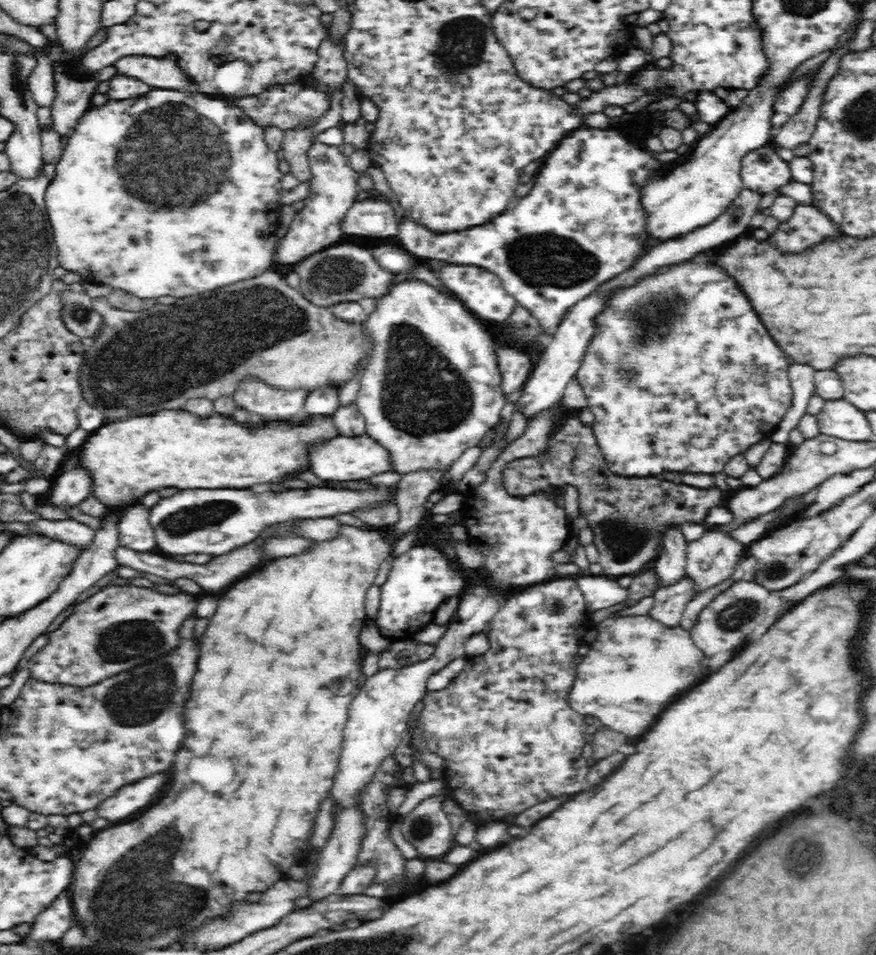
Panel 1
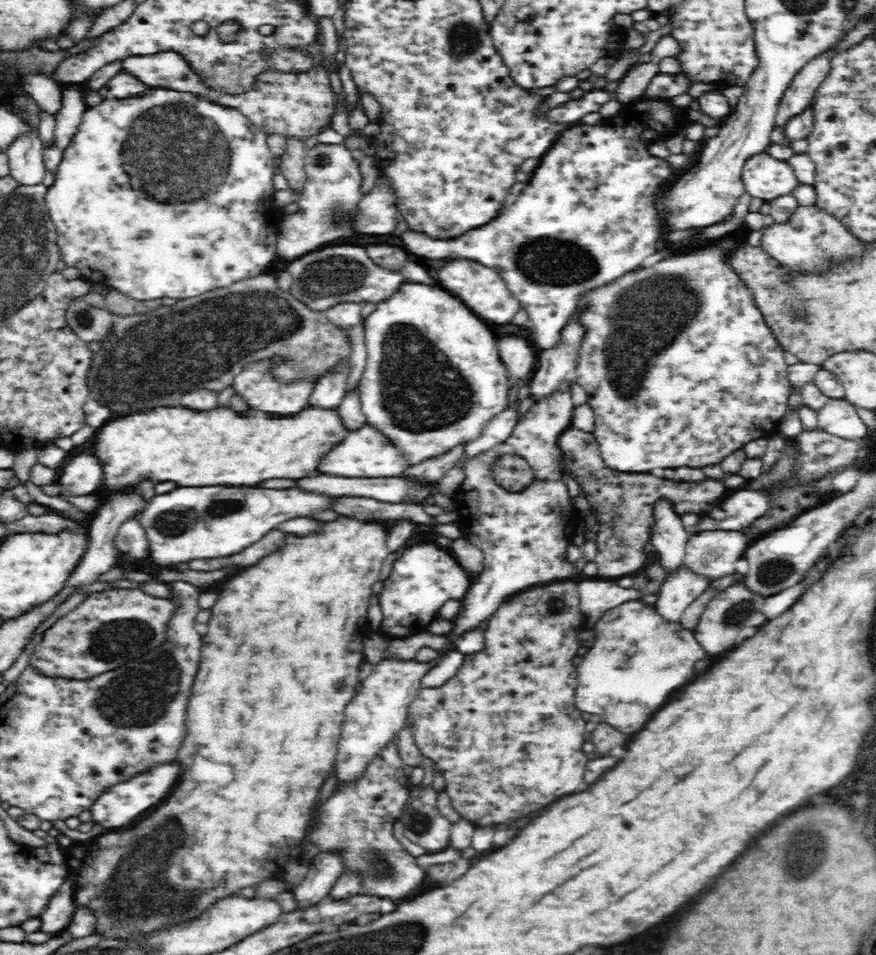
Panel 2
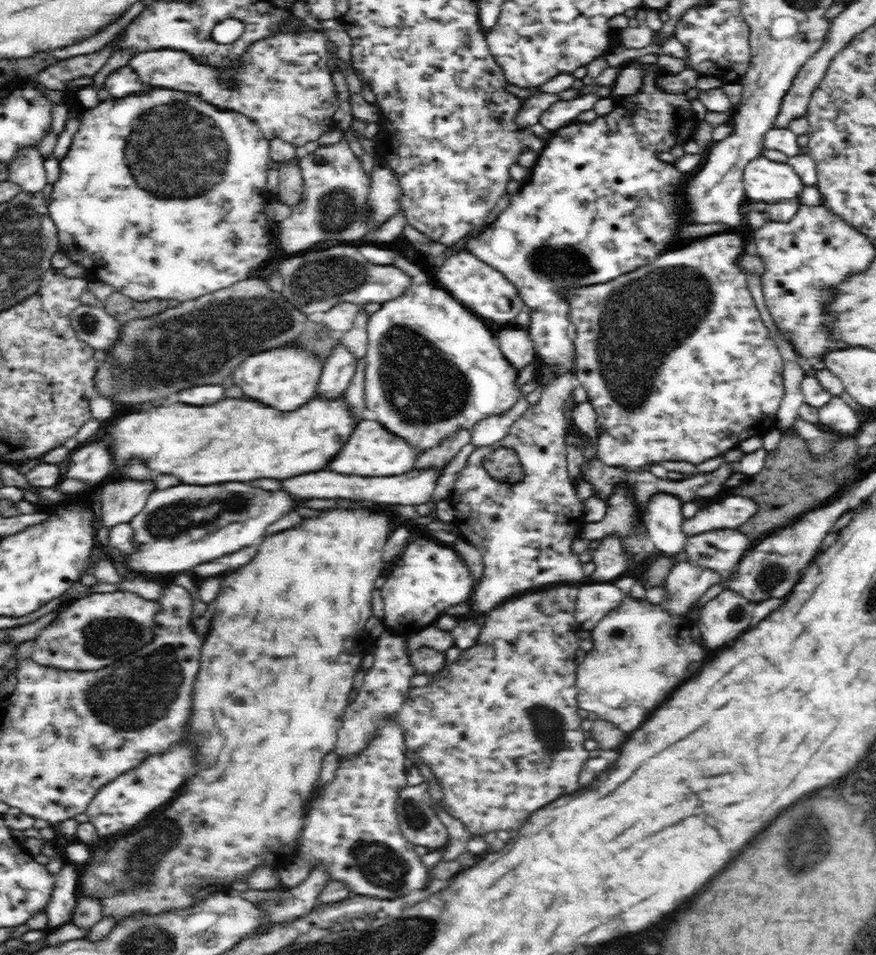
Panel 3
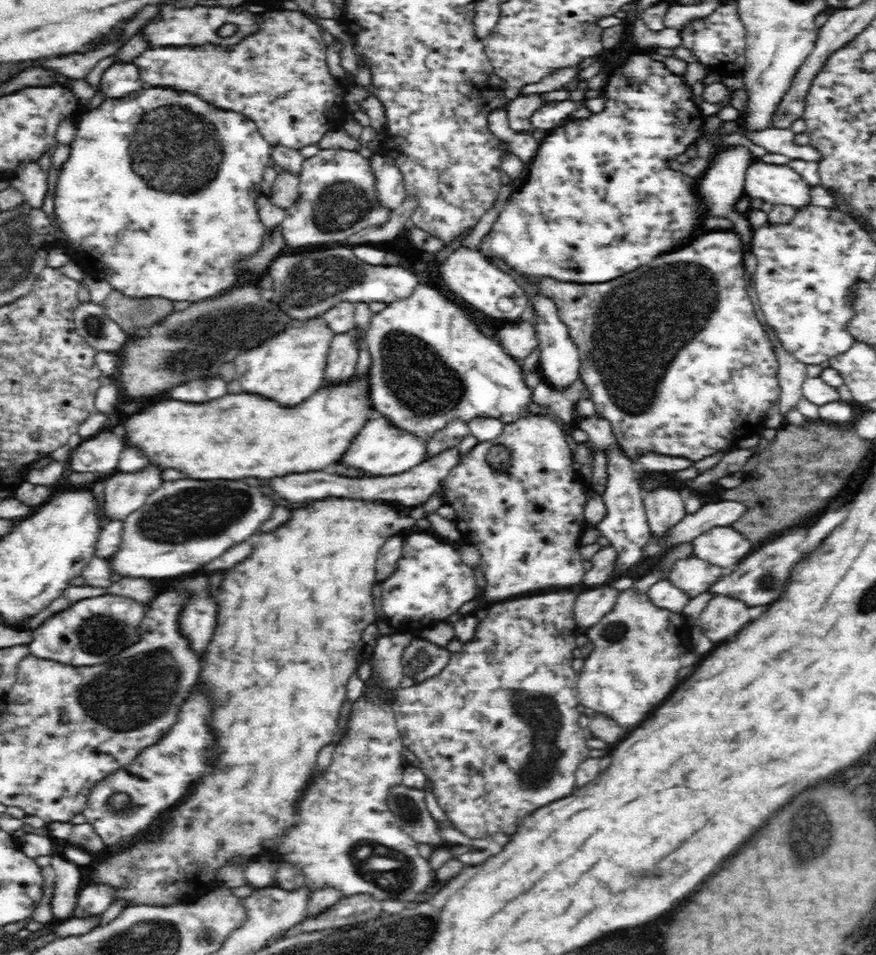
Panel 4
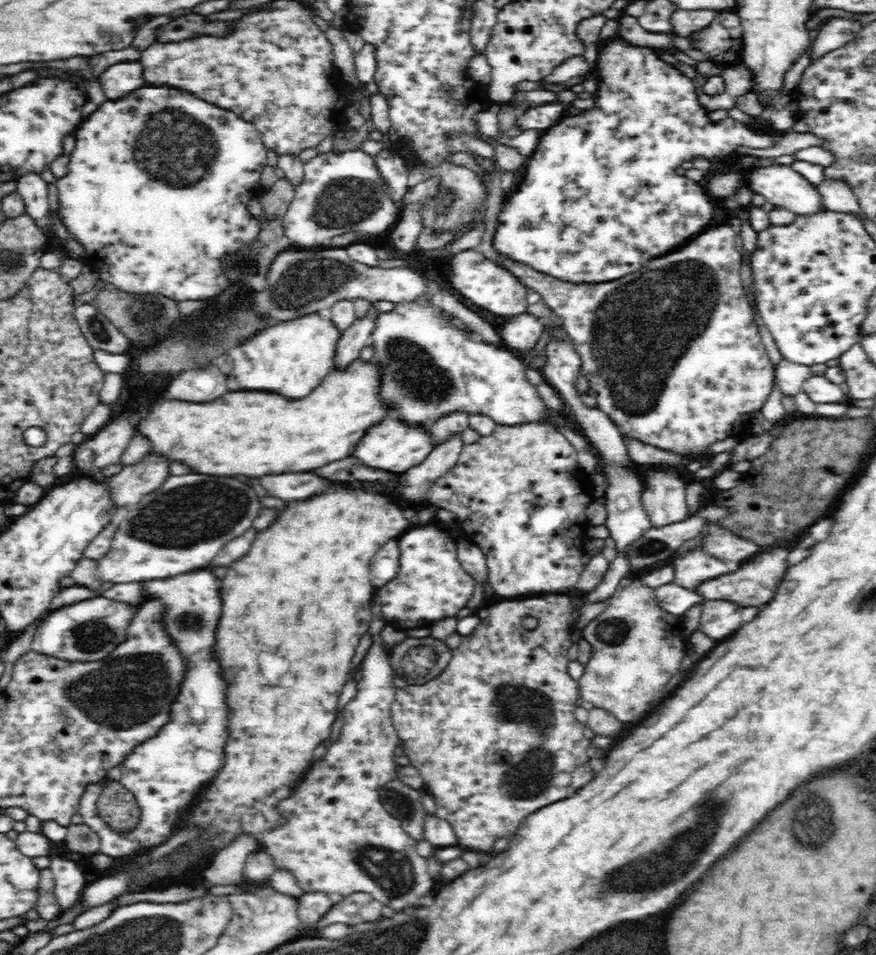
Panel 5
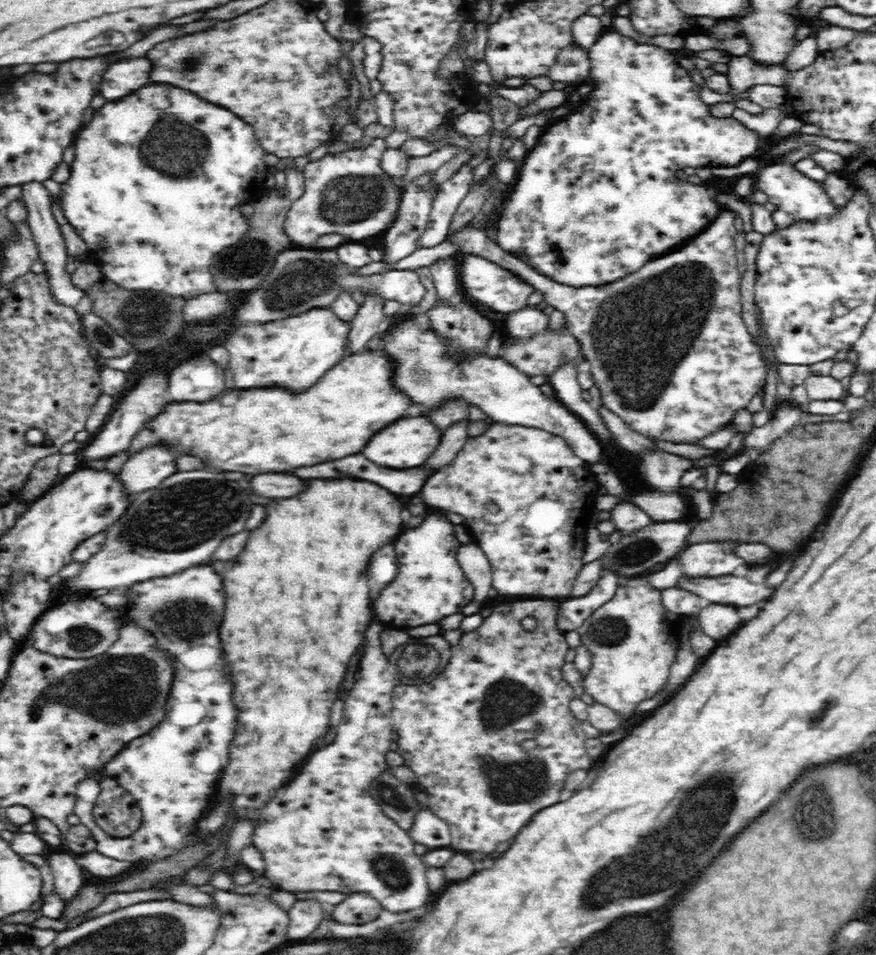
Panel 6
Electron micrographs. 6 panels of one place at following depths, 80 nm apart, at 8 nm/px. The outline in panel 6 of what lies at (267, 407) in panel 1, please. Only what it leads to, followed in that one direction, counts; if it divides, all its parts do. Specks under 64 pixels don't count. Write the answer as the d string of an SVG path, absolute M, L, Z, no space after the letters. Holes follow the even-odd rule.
M312 308L285 320L248 324L238 328L224 348L230 354L230 370L238 388L283 388L302 394L345 356L349 322L338 320L331 309Z

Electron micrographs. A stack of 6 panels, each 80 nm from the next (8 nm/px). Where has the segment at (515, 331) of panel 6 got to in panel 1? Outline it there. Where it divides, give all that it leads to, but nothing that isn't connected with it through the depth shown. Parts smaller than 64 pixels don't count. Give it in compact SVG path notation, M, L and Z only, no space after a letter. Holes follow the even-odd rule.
M498 348L498 370L500 370L500 390L508 396L520 390L532 370L530 358L516 348Z

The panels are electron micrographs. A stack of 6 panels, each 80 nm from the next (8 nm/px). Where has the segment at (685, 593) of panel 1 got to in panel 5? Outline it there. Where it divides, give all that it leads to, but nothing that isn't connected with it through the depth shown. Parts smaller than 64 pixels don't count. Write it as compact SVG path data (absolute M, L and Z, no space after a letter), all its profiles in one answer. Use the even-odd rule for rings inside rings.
M699 548L672 559L673 582L696 593L700 584L728 573L725 562L706 556Z

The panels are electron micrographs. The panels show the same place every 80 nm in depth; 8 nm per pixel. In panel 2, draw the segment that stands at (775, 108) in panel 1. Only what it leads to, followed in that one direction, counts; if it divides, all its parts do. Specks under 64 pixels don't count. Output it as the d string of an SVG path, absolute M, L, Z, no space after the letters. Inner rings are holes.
M830 48L802 67L784 90L777 106L776 128L782 128L790 118L800 114L813 102L816 90L830 72L832 56L829 56L829 50Z

